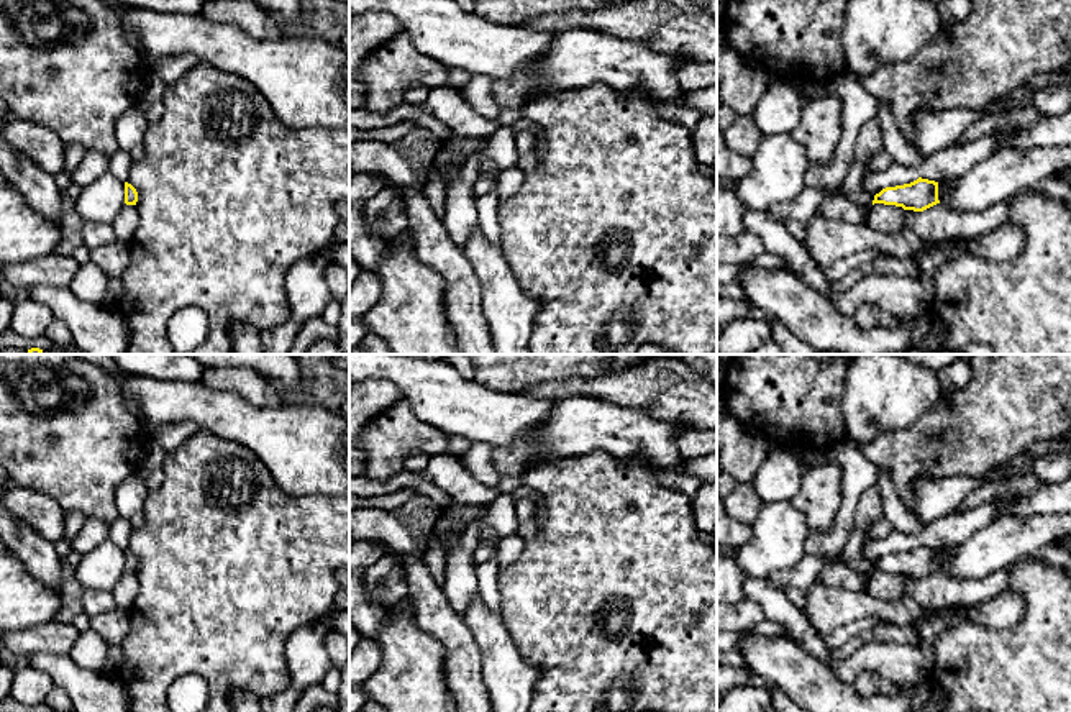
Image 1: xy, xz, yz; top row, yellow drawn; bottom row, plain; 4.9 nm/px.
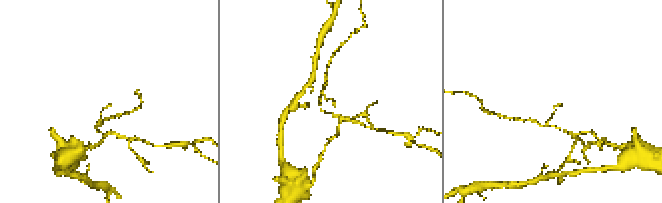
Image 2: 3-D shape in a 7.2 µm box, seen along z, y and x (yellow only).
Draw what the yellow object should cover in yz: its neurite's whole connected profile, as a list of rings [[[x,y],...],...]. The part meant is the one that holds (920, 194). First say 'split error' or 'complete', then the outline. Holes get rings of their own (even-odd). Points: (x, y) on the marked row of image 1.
complete | [[[922,179],[904,185],[886,187],[874,195],[874,203],[896,205],[904,210],[923,212],[937,203],[938,200],[938,182]]]

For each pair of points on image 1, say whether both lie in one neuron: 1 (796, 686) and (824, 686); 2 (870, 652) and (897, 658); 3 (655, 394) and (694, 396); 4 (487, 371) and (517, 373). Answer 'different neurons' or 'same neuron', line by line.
1: same neuron
2: same neuron
3: same neuron
4: same neuron

